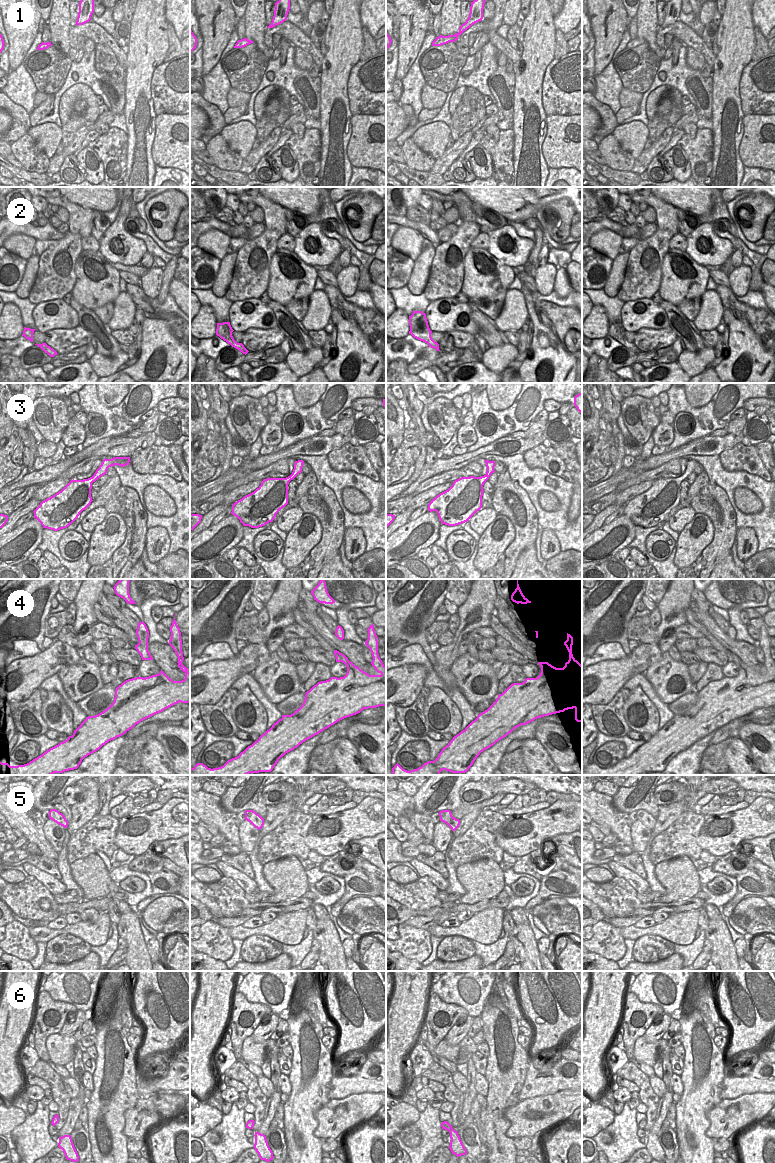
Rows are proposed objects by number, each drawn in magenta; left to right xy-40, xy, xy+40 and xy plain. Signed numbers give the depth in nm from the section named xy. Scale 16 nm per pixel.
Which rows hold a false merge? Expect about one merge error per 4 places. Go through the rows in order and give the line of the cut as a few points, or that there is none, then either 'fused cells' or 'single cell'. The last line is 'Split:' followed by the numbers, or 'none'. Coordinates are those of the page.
1: no cut | single cell
2: no cut | single cell
3: no cut | single cell
4: no cut | single cell
5: xy (253, 811), (245, 814) | fused cells
6: no cut | single cell
Split: 5

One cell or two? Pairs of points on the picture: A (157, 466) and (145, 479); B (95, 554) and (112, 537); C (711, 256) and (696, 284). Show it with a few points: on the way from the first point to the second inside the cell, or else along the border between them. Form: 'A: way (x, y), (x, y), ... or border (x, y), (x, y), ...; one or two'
A: border (130, 462), (138, 473), (166, 474), (173, 479); two
B: way (99, 550), (108, 541); one
C: border (685, 252), (704, 266); two

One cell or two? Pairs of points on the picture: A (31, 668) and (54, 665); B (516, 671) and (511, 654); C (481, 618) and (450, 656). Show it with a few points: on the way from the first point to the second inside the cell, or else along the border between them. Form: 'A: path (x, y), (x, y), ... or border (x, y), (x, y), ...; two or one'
A: path (37, 668), (48, 665); one
B: border (513, 663), (520, 666); two
C: path (470, 624), (457, 638), (454, 645); one

